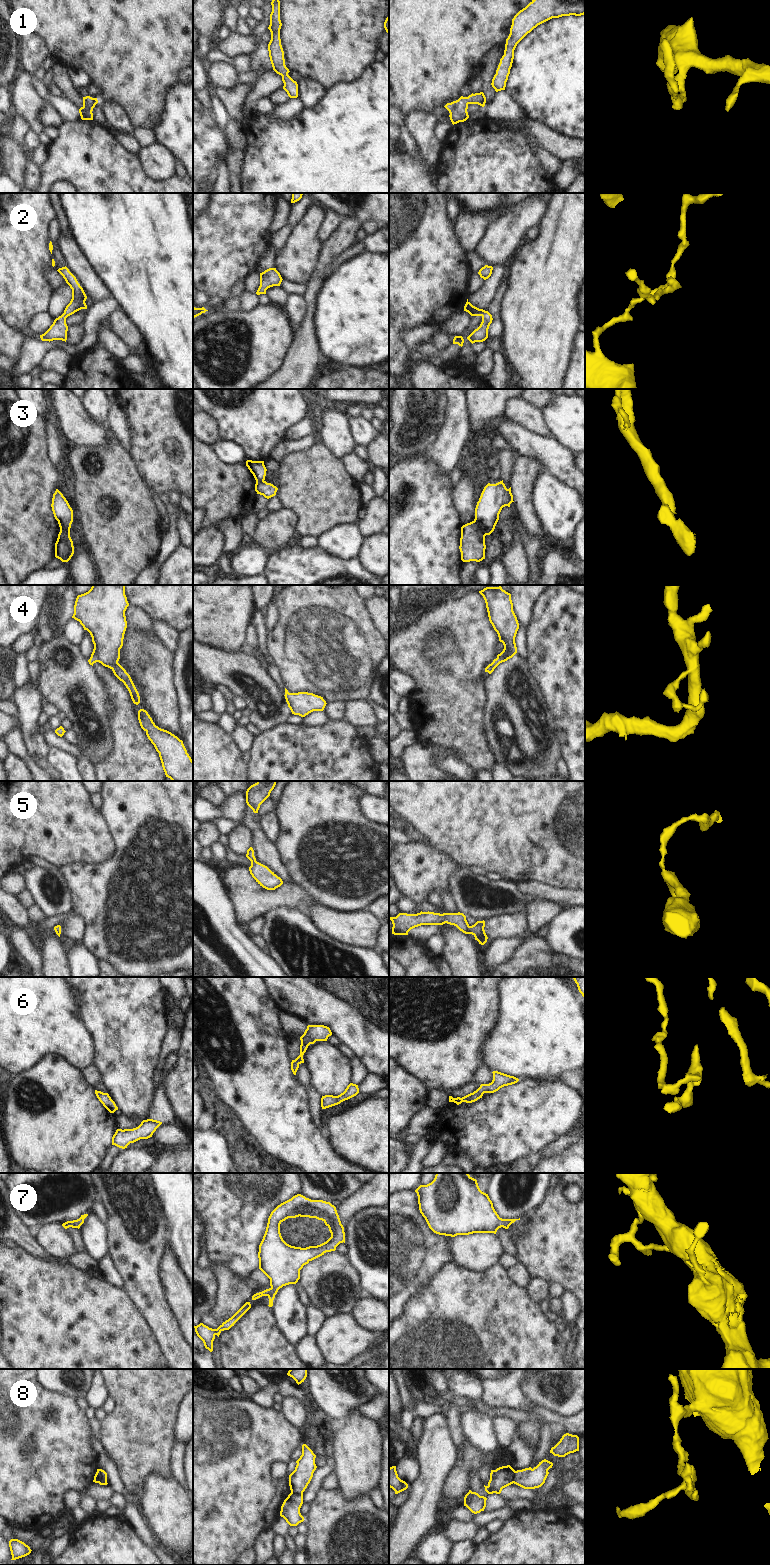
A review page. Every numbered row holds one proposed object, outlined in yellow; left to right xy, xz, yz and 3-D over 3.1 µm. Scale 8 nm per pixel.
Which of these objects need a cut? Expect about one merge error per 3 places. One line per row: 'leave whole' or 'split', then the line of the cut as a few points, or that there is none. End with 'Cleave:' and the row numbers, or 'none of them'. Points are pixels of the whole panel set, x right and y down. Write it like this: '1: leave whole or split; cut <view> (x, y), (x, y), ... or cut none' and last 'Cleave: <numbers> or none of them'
1: leave whole; cut none
2: leave whole; cut none
3: split; cut yz (474, 520), (484, 536)
4: leave whole; cut none
5: leave whole; cut none
6: leave whole; cut none
7: leave whole; cut none
8: split; cut xz (291, 1492), (302, 1495)
Cleave: 3, 8

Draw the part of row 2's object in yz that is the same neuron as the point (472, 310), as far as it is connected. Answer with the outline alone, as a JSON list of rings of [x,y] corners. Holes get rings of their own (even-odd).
[[[467,299],[467,302],[464,306],[464,311],[468,312],[471,316],[481,316],[482,322],[480,326],[475,329],[467,339],[473,344],[475,342],[483,342],[488,338],[488,329],[492,323],[492,315],[483,309],[479,309],[473,306]]]

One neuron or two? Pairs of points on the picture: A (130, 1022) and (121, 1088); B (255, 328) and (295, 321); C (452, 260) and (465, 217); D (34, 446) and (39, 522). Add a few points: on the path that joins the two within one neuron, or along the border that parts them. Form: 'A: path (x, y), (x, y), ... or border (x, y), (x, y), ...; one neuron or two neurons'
A: path (126, 1038), (126, 1072); one neuron
B: border (284, 312), (294, 334); two neurons
C: border (454, 227), (456, 238), (467, 255); two neurons
D: path (34, 465), (34, 503); one neuron

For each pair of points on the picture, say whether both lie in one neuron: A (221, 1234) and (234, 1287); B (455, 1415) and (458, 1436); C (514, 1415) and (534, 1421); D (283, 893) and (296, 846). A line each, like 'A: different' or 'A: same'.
A: different
B: same
C: different
D: different

